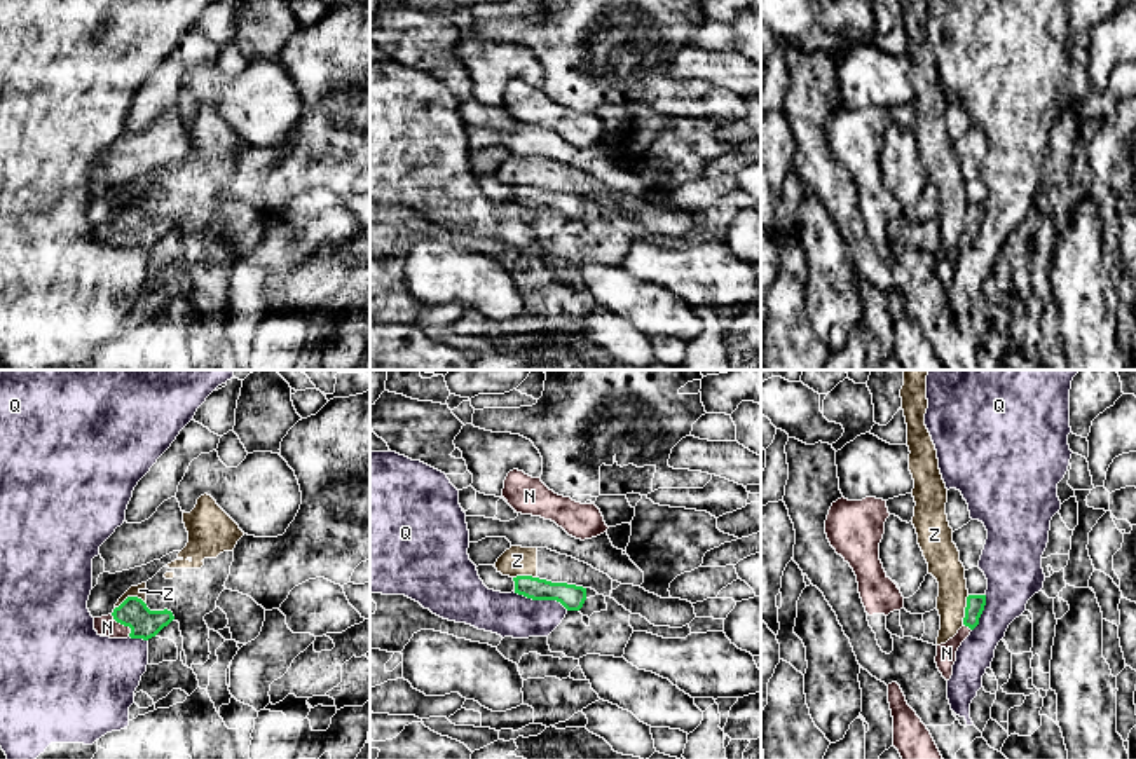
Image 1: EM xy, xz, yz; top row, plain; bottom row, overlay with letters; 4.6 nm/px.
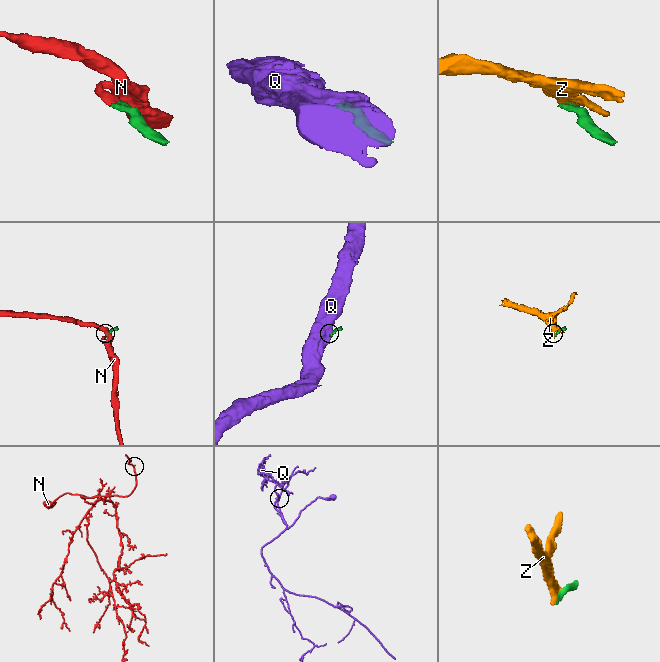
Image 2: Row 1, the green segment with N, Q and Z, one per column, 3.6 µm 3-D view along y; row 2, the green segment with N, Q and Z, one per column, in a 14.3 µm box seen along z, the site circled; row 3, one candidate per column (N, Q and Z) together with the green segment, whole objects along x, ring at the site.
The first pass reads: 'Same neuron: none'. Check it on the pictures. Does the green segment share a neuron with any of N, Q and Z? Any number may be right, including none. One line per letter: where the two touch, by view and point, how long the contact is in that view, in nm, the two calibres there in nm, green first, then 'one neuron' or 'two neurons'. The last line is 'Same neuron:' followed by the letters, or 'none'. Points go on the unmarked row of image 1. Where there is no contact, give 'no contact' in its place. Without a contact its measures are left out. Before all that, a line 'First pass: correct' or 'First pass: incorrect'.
First pass: incorrect
N: xy (124, 234) | 140 nm | 140/100 nm | one neuron
Q: xz (541, 208) | 260 nm | 120/200 nm | two neurons
Z: xy (130, 206) | 150 nm | 140/60 nm | two neurons
Same neuron: N

